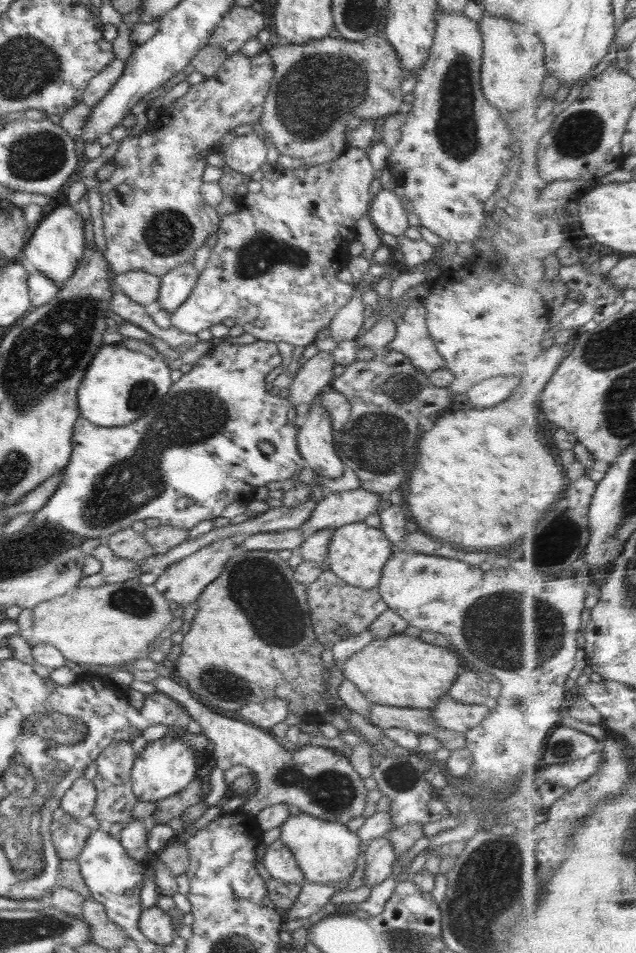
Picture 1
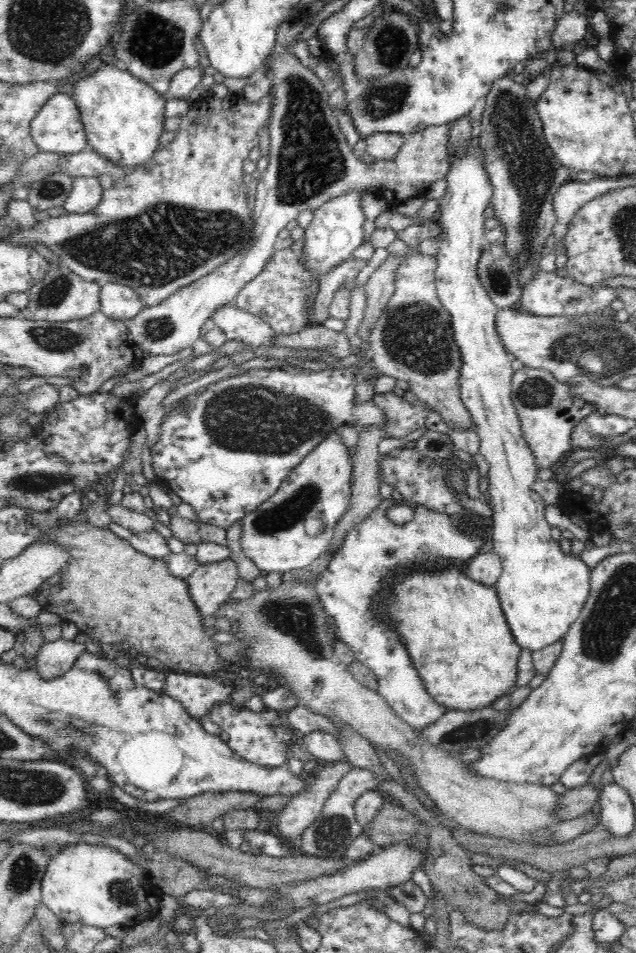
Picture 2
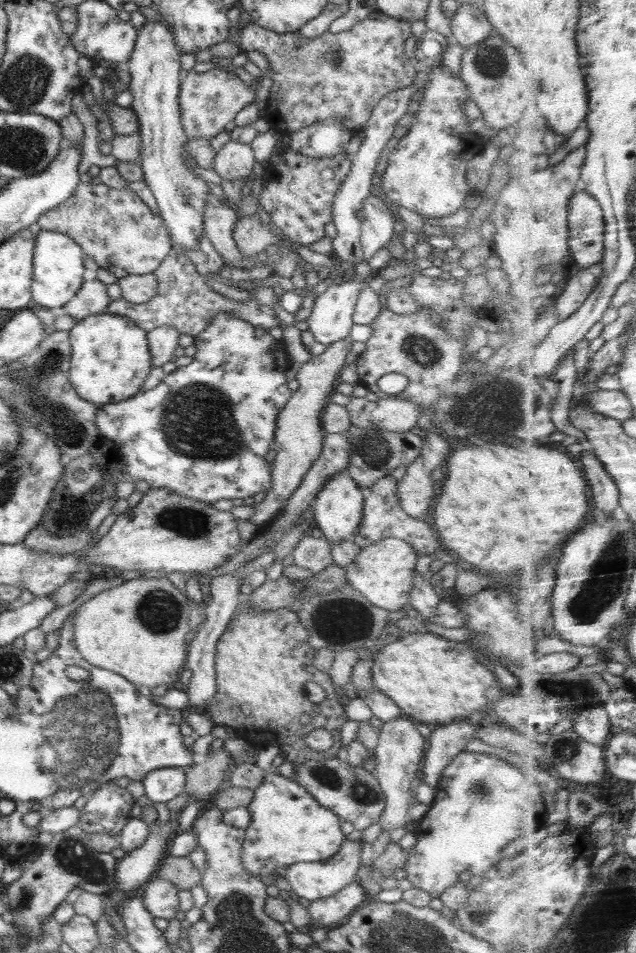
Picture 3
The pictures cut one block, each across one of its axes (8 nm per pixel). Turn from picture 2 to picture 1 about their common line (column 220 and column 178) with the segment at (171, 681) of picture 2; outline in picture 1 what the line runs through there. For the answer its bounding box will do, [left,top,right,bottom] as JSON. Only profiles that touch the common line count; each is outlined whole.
[151,677,367,824]

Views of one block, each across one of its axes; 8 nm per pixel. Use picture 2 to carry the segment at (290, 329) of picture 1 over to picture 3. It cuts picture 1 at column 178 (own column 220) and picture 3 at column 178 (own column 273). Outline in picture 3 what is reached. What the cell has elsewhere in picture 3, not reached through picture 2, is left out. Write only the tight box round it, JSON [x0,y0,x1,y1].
[147,325,180,368]

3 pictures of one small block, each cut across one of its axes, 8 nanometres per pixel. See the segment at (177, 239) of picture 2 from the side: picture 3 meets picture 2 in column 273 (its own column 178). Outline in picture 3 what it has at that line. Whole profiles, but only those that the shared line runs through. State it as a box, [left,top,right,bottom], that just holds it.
[180,69,256,140]

